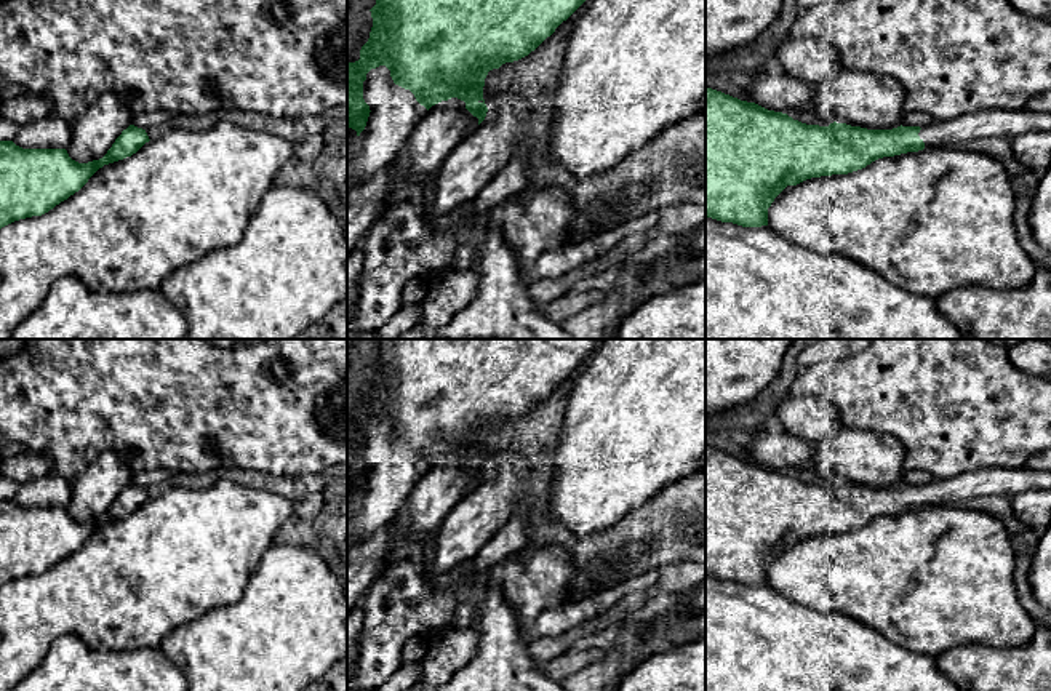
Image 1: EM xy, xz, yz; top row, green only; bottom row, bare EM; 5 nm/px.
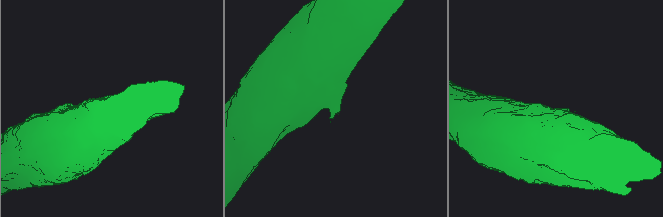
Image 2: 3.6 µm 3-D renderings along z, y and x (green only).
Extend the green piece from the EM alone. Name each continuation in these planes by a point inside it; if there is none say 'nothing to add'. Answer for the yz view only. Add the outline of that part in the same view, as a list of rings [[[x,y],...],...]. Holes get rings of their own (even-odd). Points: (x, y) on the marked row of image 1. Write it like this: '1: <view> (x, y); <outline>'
1: yz (987, 123); [[[981,110],[947,122],[933,122],[918,136],[928,147],[957,147],[979,138],[1016,139],[1030,131],[1051,131],[1051,112]]]

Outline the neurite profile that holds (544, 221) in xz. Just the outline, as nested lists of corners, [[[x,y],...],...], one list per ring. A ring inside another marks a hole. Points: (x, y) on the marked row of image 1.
[[[437,174],[418,186],[414,205],[426,226],[438,234],[456,232],[454,258],[448,269],[477,270],[480,274],[480,243],[486,230],[499,229],[517,261],[523,283],[526,272],[539,254],[563,251],[597,235],[589,221],[558,187],[545,187],[522,198],[510,195],[504,203],[472,216],[472,202],[446,214],[432,214],[432,195]]]

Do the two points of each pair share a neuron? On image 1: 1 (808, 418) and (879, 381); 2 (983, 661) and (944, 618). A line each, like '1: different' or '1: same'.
1: different
2: different

